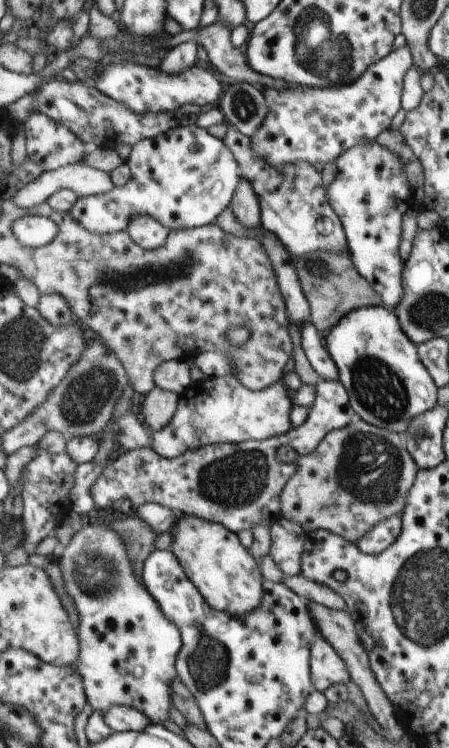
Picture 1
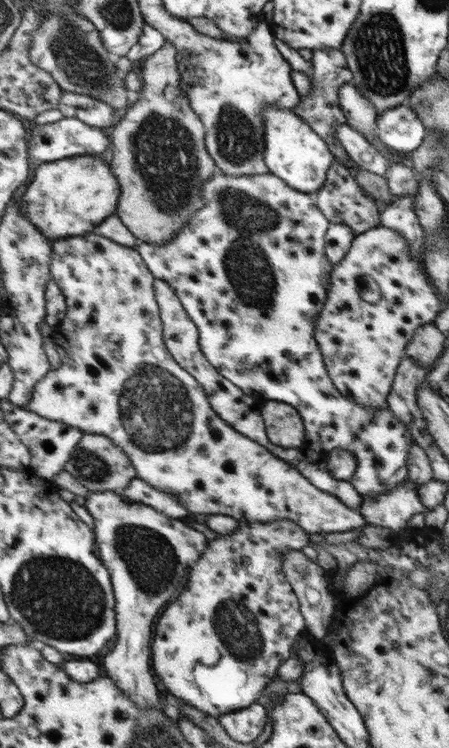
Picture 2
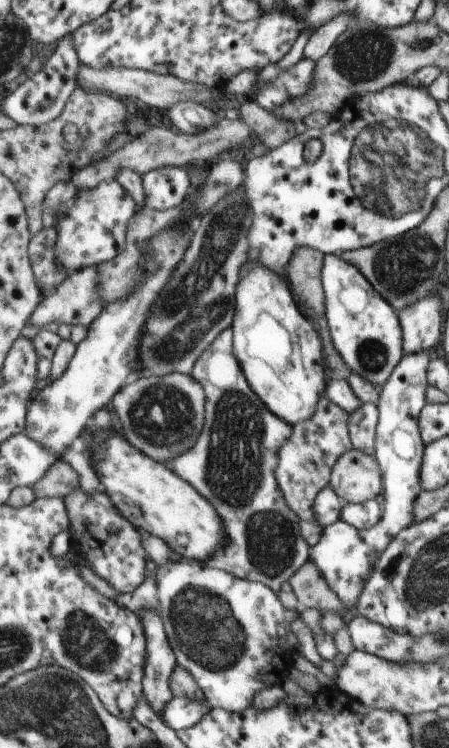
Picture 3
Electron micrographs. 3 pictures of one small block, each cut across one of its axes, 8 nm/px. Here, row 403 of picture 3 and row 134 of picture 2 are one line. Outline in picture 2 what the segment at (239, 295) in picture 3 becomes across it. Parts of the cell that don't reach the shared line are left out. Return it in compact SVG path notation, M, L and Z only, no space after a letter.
M266 105L265 110L265 164L269 172L281 177L286 184L315 195L326 184L329 168L335 162L328 142L293 109Z

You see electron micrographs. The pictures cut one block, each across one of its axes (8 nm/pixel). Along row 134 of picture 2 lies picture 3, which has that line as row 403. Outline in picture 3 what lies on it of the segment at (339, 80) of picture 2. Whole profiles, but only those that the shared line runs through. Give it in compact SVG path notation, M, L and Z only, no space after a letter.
M322 398L322 401L318 402L317 413L314 414L314 417L310 418L309 421L292 426L291 436L279 451L279 462L275 471L276 481L281 487L285 504L301 520L301 534L311 548L318 544L320 536L324 536L324 528L318 526L318 522L314 520L313 505L321 491L331 482L333 467L337 465L338 458L353 449L352 440L349 436L349 422L350 415L348 412L338 407L332 400Z

